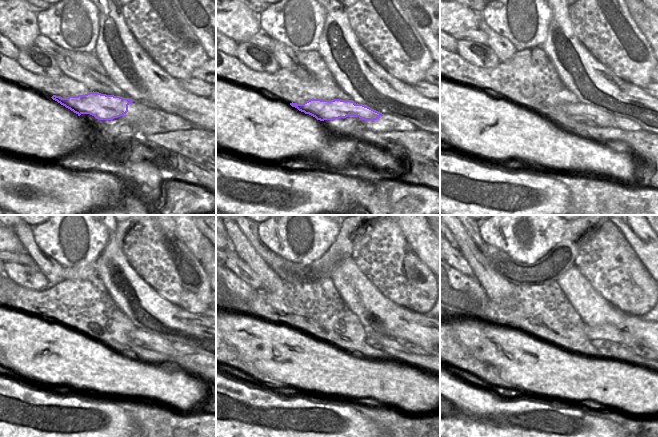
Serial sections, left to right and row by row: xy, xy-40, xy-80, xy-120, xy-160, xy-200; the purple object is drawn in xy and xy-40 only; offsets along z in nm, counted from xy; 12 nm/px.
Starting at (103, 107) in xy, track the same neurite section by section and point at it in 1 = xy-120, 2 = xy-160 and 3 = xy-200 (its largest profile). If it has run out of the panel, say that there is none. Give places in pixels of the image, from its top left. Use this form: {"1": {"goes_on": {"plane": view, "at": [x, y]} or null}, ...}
{"1": {"goes_on": {"plane": "xy-120", "at": [152, 342]}}, "2": {"goes_on": {"plane": "xy-160", "at": [392, 347]}}, "3": {"goes_on": {"plane": "xy-200", "at": [618, 351]}}}

